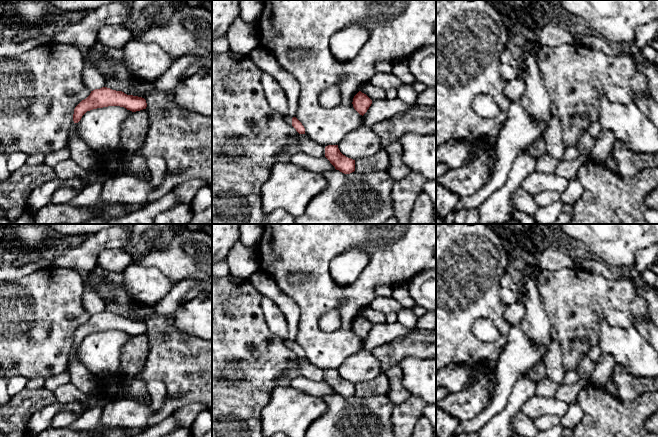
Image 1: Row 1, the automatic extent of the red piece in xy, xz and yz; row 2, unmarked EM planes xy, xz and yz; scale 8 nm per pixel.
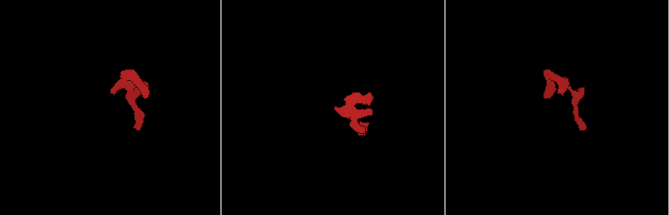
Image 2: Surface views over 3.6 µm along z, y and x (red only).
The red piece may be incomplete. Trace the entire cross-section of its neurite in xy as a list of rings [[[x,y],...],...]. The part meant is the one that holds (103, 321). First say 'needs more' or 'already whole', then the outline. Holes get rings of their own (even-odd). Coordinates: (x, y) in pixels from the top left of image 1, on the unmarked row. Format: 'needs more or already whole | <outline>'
already whole | [[[102,311],[91,315],[90,319],[75,331],[73,345],[78,347],[87,335],[108,330],[120,330],[136,336],[146,333],[147,327],[142,321]]]

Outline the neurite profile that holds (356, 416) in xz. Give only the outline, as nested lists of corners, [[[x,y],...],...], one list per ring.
[[[335,393],[325,396],[323,400],[328,405],[327,411],[310,425],[304,437],[394,437],[391,417],[396,405],[387,394],[373,397],[354,395],[344,398]]]

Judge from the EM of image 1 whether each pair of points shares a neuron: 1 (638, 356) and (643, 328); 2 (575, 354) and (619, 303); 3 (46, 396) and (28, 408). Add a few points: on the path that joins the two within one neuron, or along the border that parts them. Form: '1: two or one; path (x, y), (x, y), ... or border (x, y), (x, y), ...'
1: two; border (634, 326), (647, 342)
2: one; path (569, 337), (602, 304)
3: one; path (42, 397), (32, 404)

